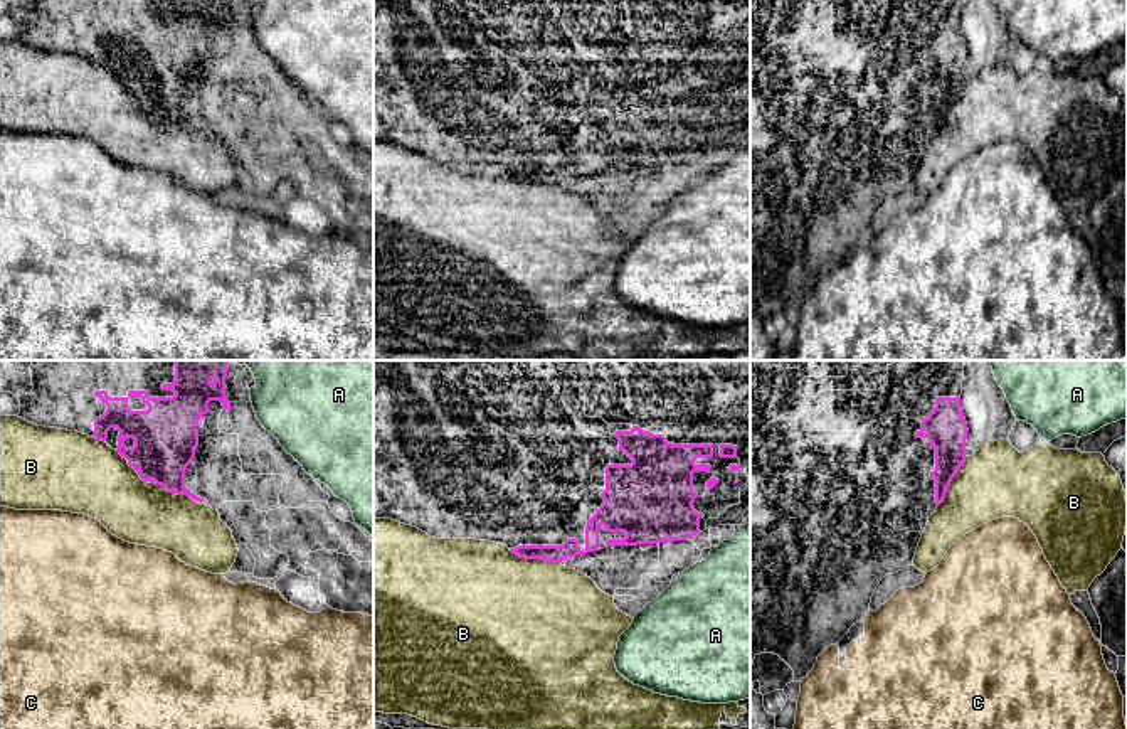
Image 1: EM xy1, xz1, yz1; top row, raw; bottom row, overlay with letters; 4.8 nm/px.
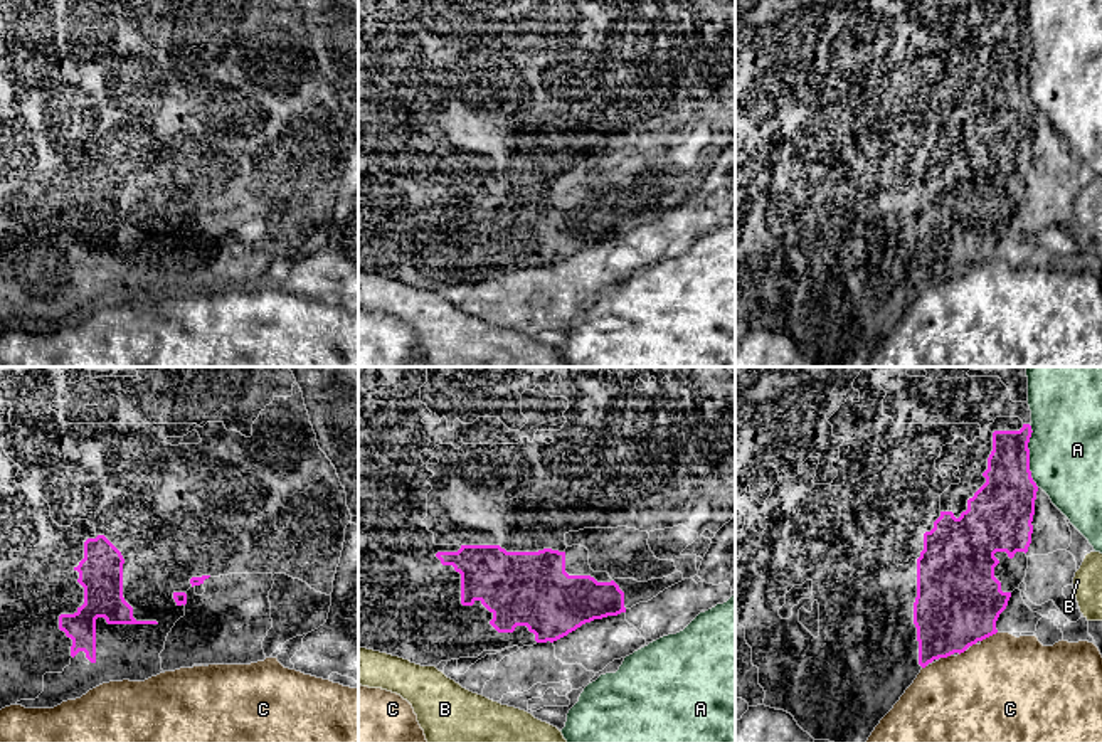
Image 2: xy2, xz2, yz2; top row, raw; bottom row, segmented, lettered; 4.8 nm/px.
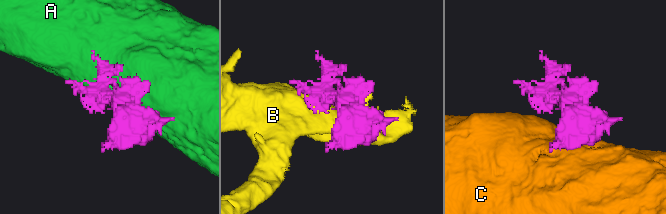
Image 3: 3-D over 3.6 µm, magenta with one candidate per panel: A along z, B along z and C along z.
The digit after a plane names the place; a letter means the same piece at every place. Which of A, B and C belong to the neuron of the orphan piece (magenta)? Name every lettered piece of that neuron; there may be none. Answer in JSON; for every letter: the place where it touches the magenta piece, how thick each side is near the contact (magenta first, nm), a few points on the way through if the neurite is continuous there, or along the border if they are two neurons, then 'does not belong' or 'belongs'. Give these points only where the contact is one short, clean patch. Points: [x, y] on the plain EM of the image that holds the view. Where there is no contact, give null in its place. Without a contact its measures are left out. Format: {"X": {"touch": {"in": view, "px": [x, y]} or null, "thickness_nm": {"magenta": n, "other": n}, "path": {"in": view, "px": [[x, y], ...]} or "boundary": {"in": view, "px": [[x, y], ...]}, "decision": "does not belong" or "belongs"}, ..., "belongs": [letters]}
{"A": {"touch": {"in": "yz2", "px": [1028, 79]}, "thickness_nm": {"magenta": 280, "other": 360}, "decision": "does not belong"}, "B": {"touch": {"in": "xz1", "px": [534, 180]}, "thickness_nm": {"magenta": 80, "other": 500}, "decision": "does not belong"}, "C": {"touch": {"in": "yz2", "px": [988, 259]}, "thickness_nm": {"magenta": 400, "other": 480}, "decision": "does not belong"}, "belongs": []}

